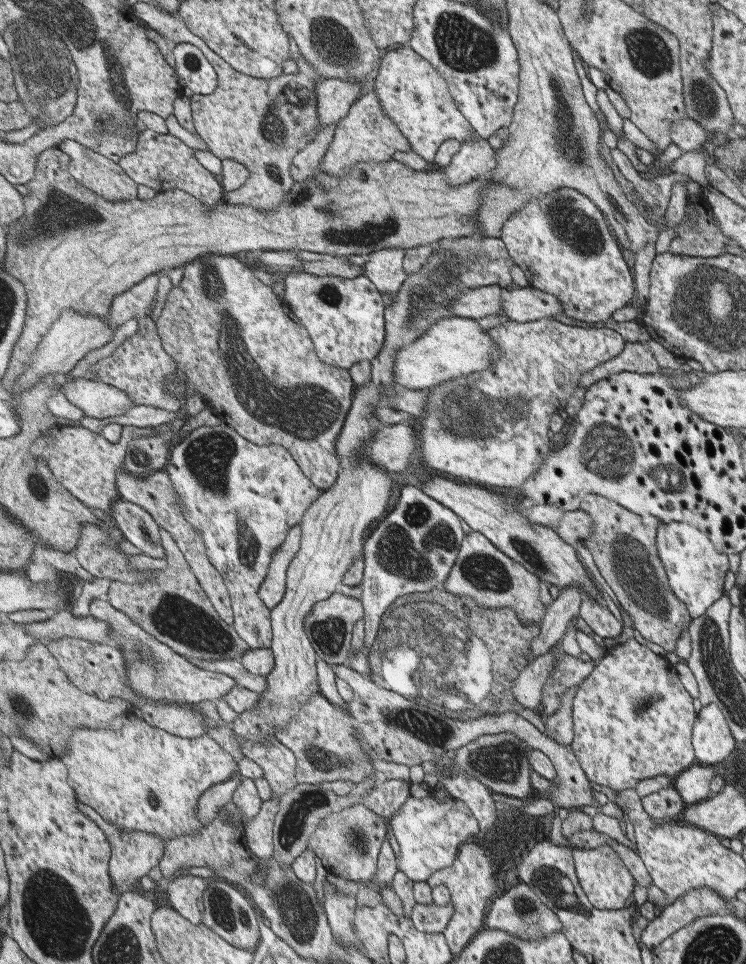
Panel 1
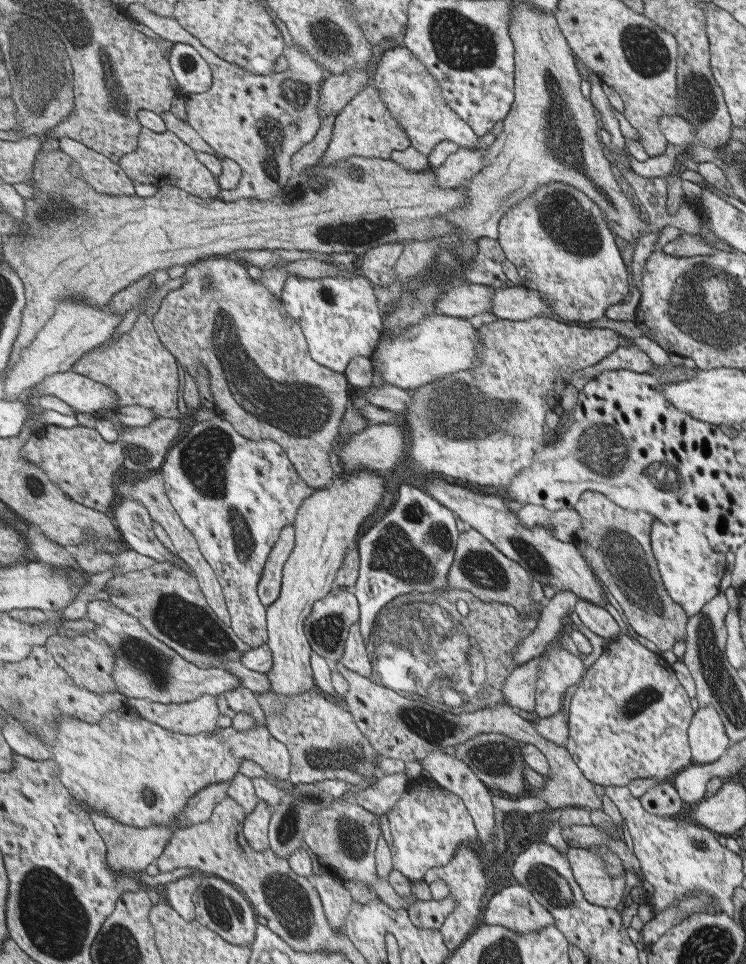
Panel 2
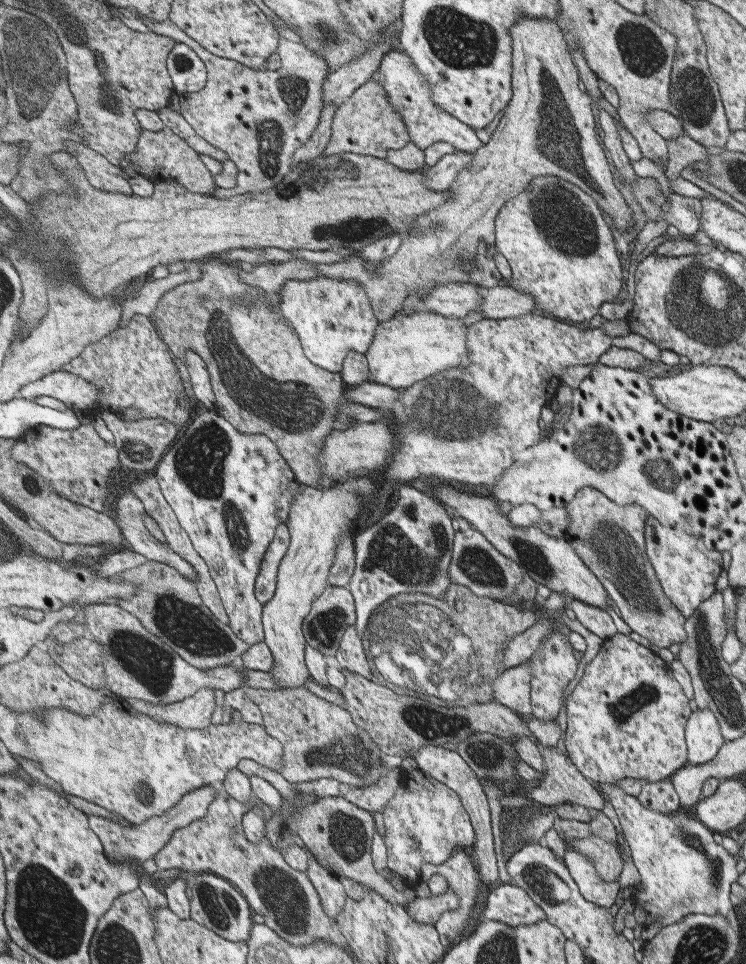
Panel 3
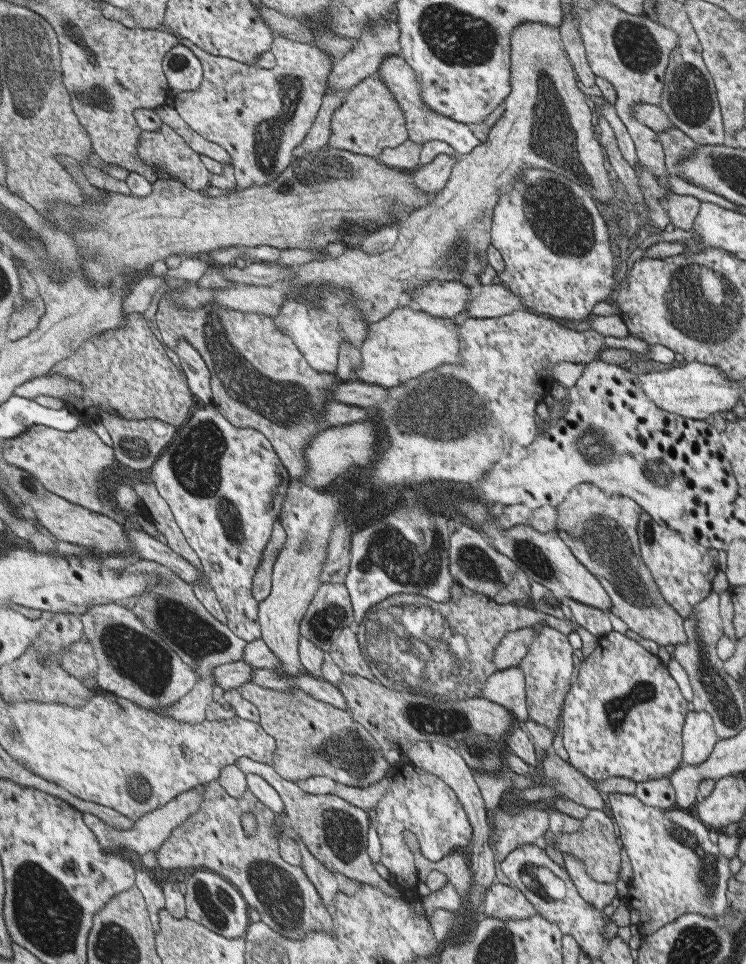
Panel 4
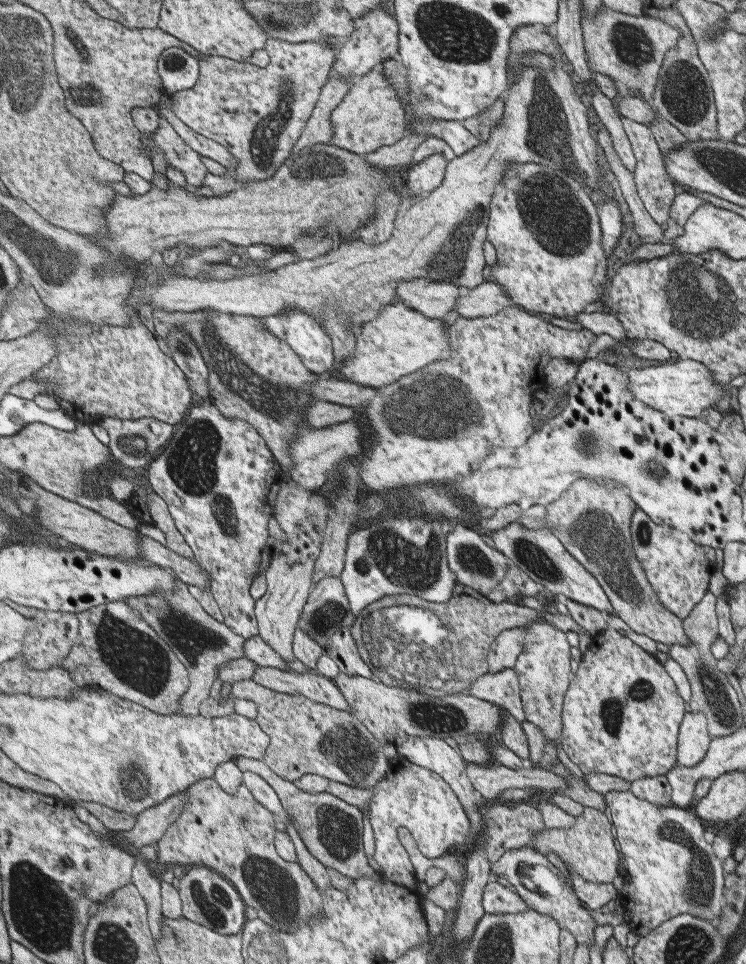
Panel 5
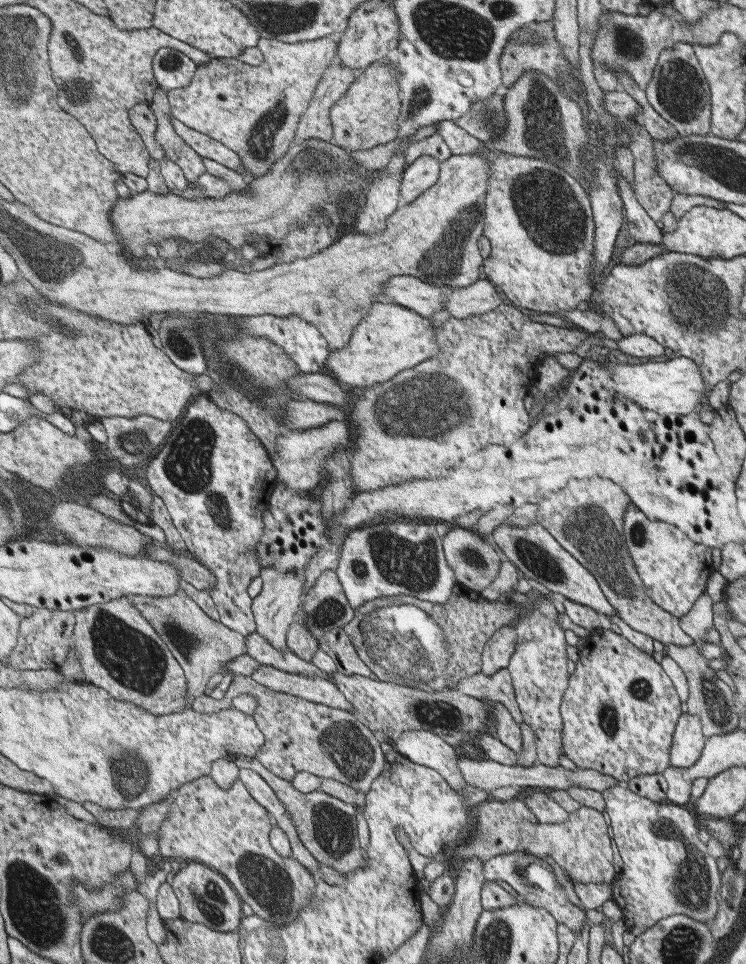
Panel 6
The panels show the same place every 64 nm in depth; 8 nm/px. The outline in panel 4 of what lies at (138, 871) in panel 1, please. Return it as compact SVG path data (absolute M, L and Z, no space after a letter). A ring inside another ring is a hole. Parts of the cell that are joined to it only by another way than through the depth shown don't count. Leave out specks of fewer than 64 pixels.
M197 788L186 791L165 807L160 807L160 809L144 815L142 819L137 821L134 828L130 830L118 830L118 828L110 826L106 820L102 820L102 818L89 812L85 812L84 816L107 849L118 853L120 848L129 848L142 856L146 852L150 852L150 850L157 853L162 848L162 845L166 844L166 840L172 836L172 831L176 827L180 827L186 823L192 813L198 813L200 811L202 801L206 799L204 798L204 793L206 793L206 790L198 790Z

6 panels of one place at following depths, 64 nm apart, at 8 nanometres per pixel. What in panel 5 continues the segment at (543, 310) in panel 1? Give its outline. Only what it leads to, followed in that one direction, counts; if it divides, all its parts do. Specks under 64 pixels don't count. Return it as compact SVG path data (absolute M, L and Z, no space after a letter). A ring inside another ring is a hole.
M484 280L475 288L464 289L458 295L458 306L454 307L454 310L460 317L469 319L492 316L510 305L516 306L497 283Z

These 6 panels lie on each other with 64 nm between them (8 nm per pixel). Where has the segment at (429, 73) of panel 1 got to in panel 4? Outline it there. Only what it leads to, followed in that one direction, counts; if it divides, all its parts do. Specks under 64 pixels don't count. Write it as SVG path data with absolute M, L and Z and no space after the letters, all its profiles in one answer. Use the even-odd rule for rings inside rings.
M401 55L386 56L377 74L389 86L388 88L394 94L394 99L398 100L402 112L405 113L405 124L408 125L409 140L418 142L421 145L434 140L442 140L452 146L452 149L459 156L467 156L474 148L479 146L481 143L480 138L474 136L473 130L469 128L468 124L452 120L448 116L442 116L438 112L430 110L422 102L422 88L418 85L418 78L414 70L405 61Z

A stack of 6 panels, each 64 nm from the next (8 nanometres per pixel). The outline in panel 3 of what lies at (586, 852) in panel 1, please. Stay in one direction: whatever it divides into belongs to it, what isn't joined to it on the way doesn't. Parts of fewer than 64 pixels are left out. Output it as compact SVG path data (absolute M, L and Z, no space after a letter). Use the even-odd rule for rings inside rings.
M567 849L563 857L574 882L587 901L601 905L604 908L614 909L616 898L620 894L618 881L606 882L596 874L592 860L576 850Z

